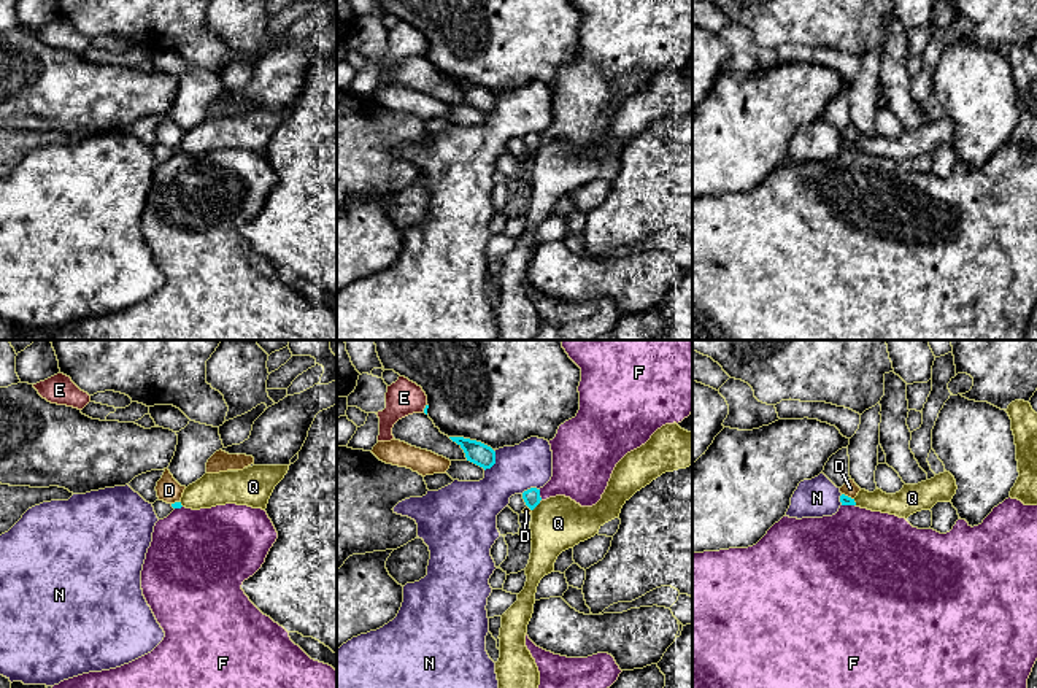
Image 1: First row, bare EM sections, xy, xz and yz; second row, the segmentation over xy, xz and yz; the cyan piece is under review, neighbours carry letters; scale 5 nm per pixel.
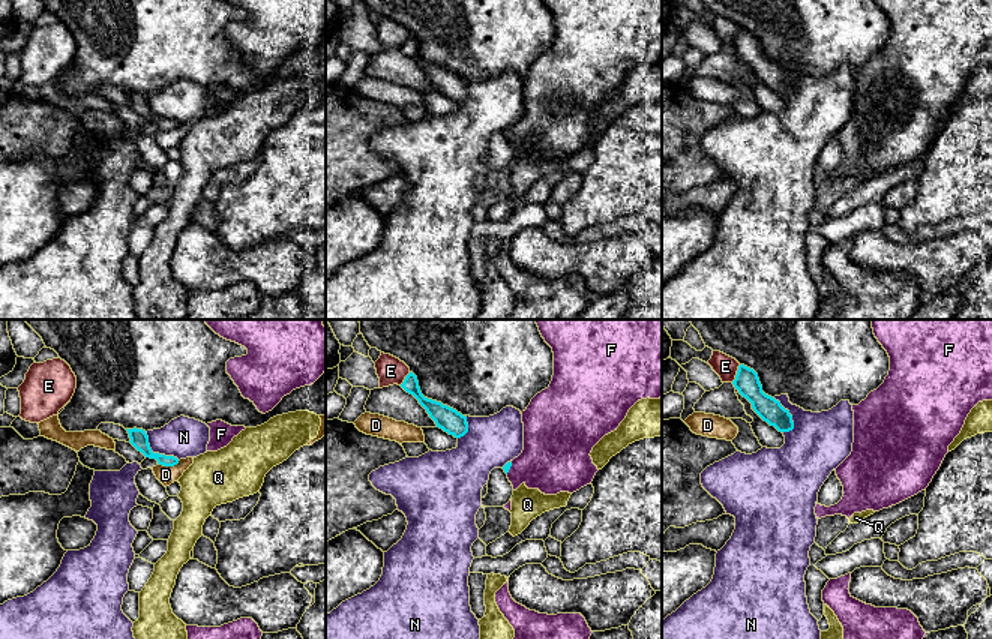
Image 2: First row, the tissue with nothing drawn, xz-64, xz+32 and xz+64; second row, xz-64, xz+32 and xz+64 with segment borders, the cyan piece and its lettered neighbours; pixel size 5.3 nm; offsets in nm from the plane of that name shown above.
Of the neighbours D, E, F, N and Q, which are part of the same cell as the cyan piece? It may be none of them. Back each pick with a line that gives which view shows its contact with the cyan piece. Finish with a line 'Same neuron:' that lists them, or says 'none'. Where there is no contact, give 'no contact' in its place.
Same neuron: none

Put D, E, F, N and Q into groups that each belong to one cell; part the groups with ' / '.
D / E / F / N / Q

